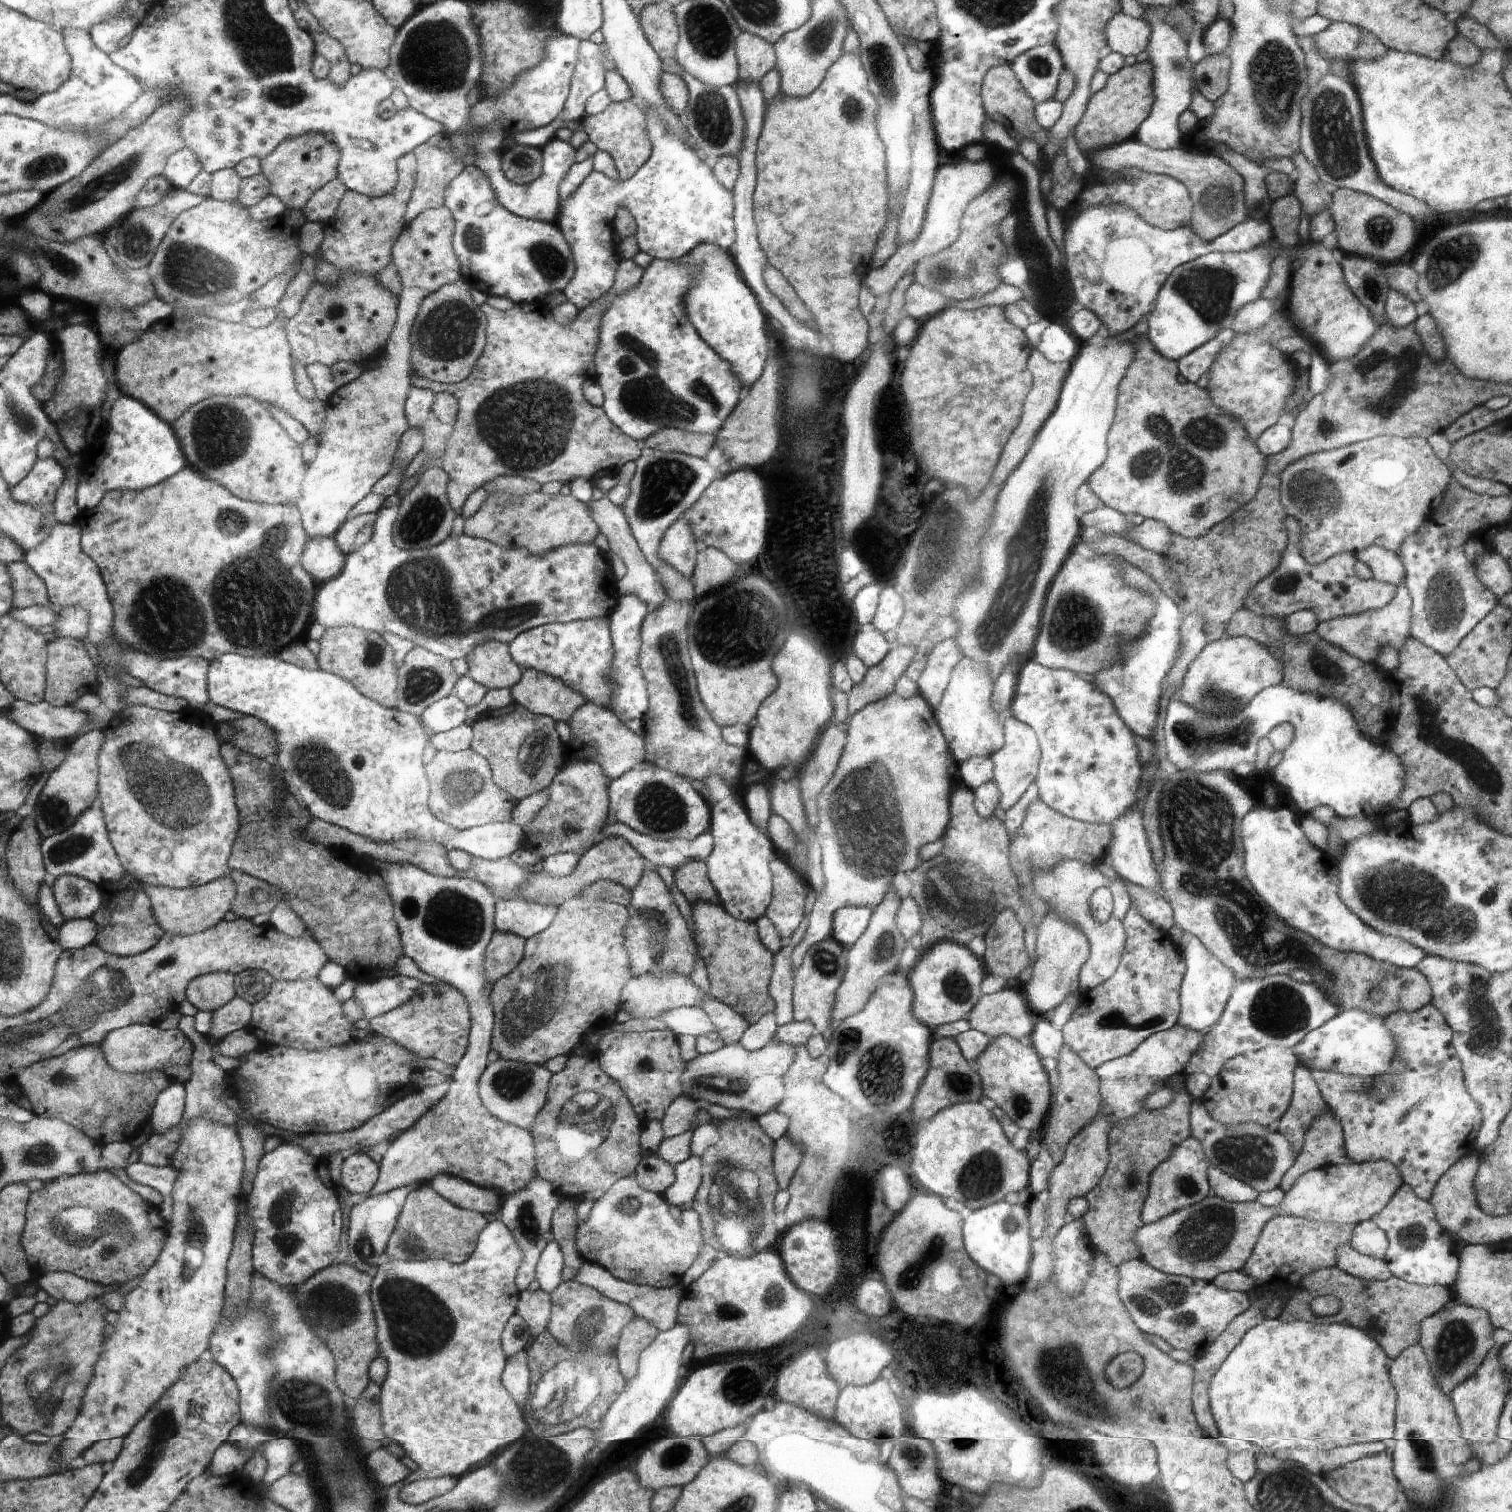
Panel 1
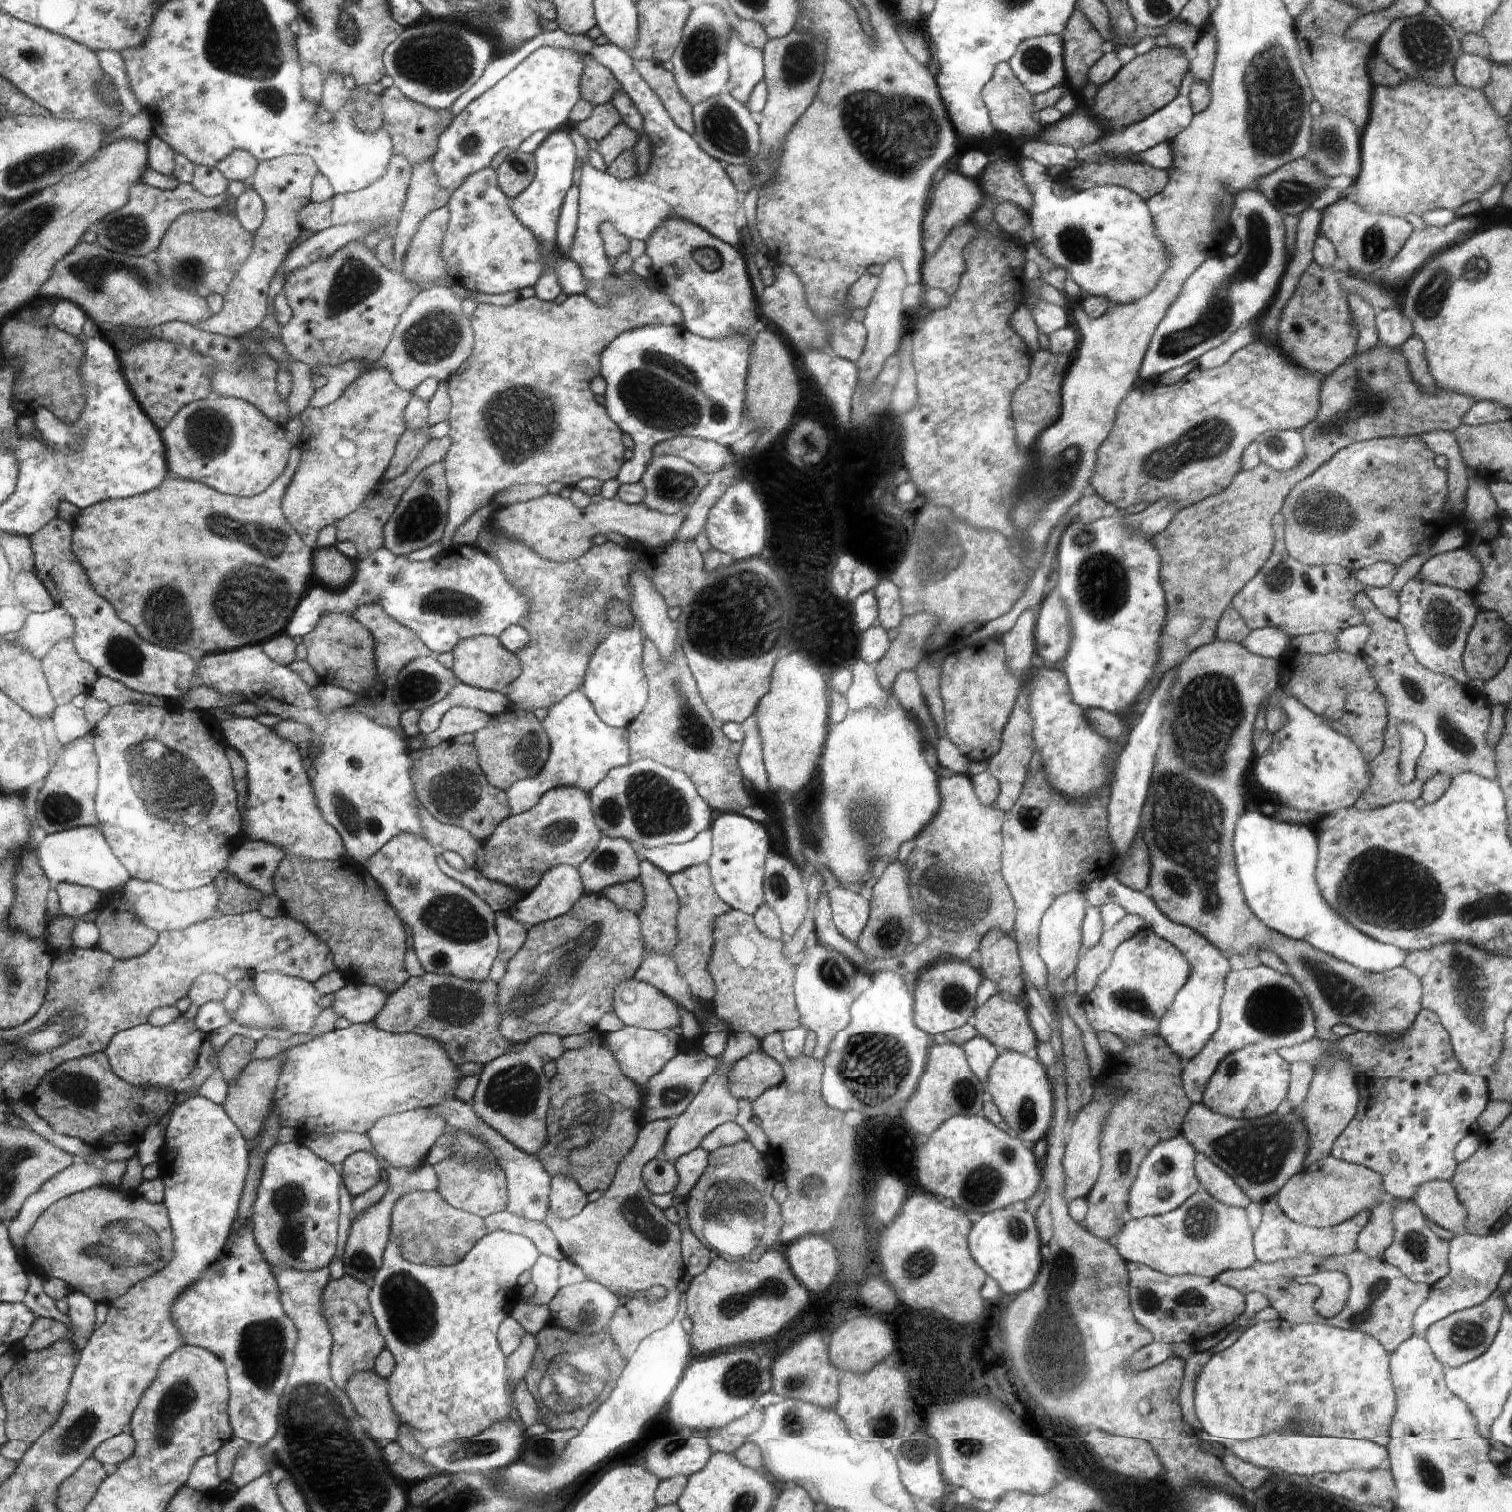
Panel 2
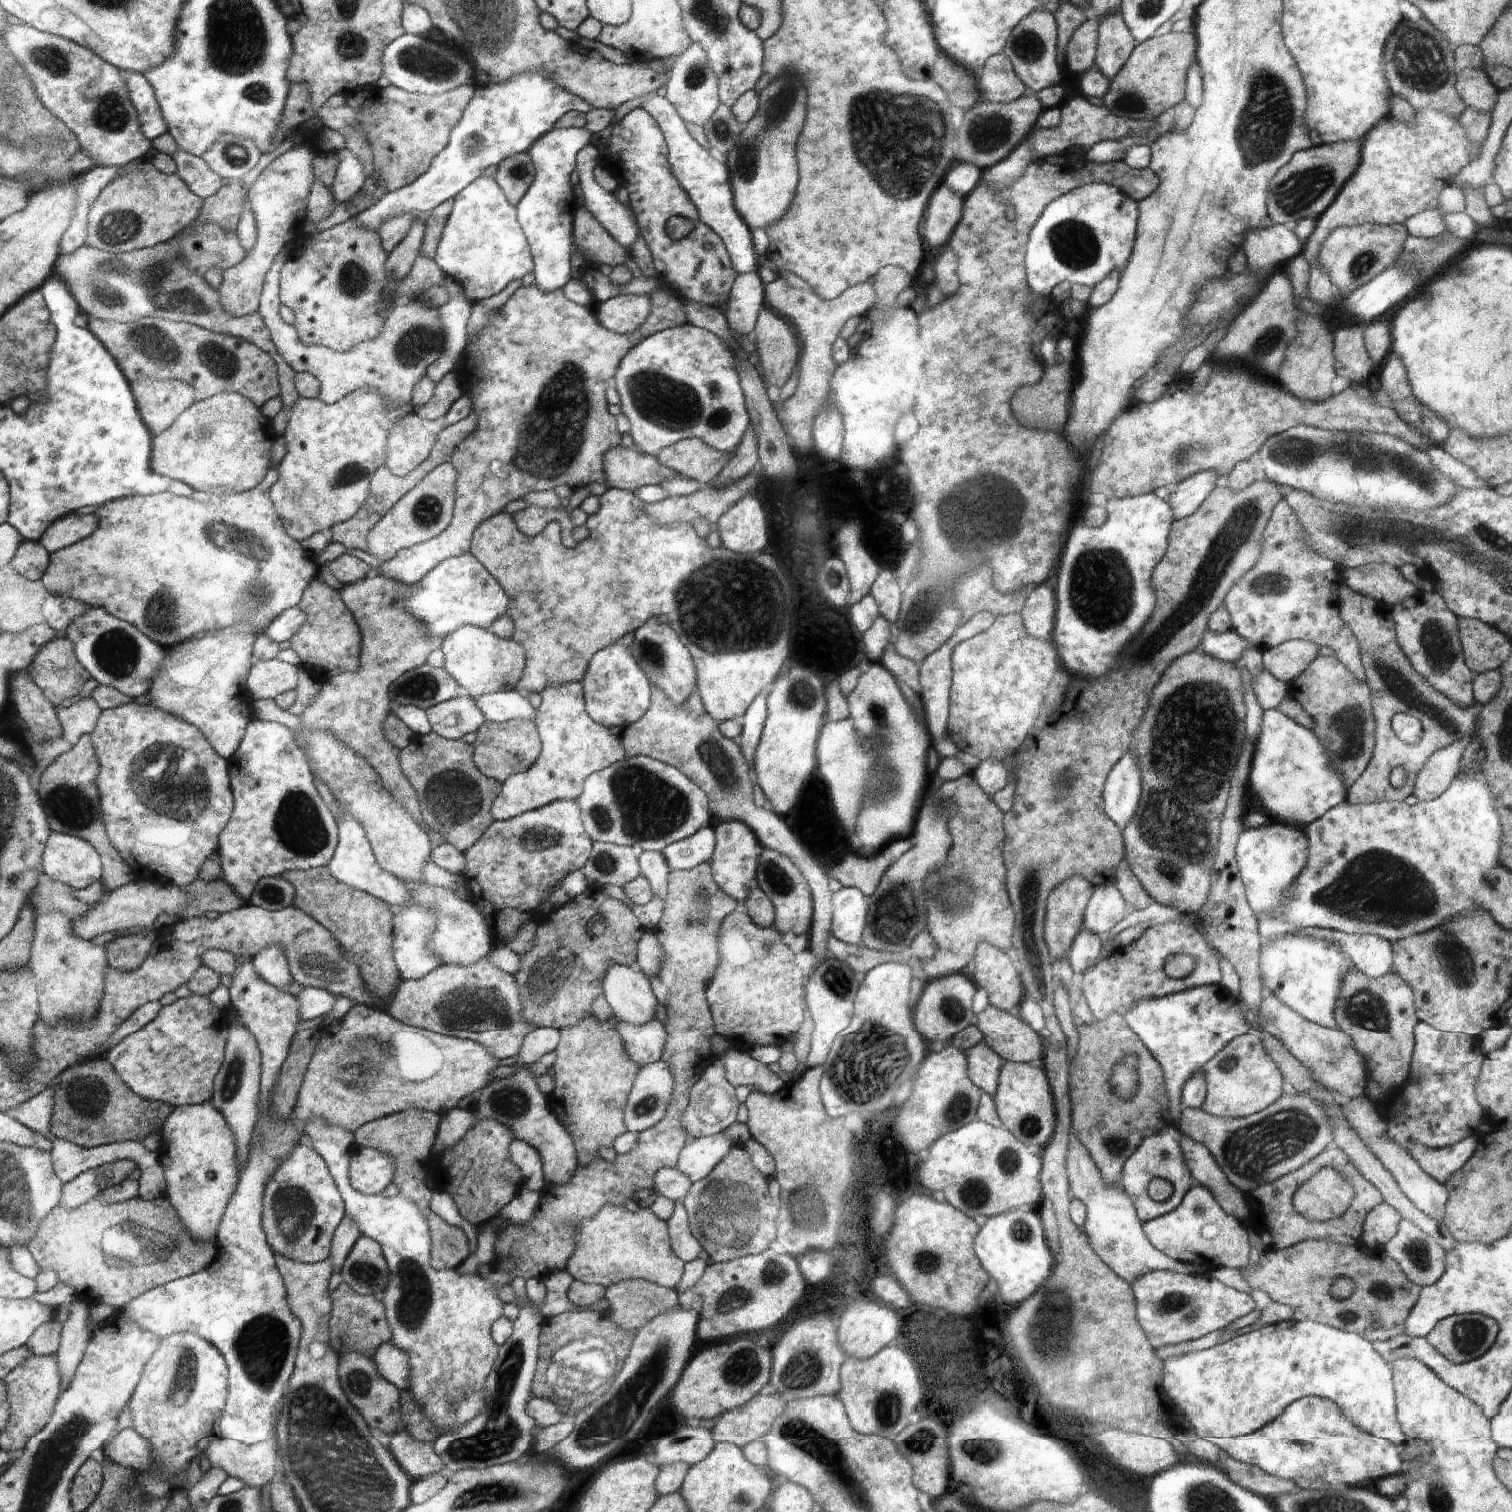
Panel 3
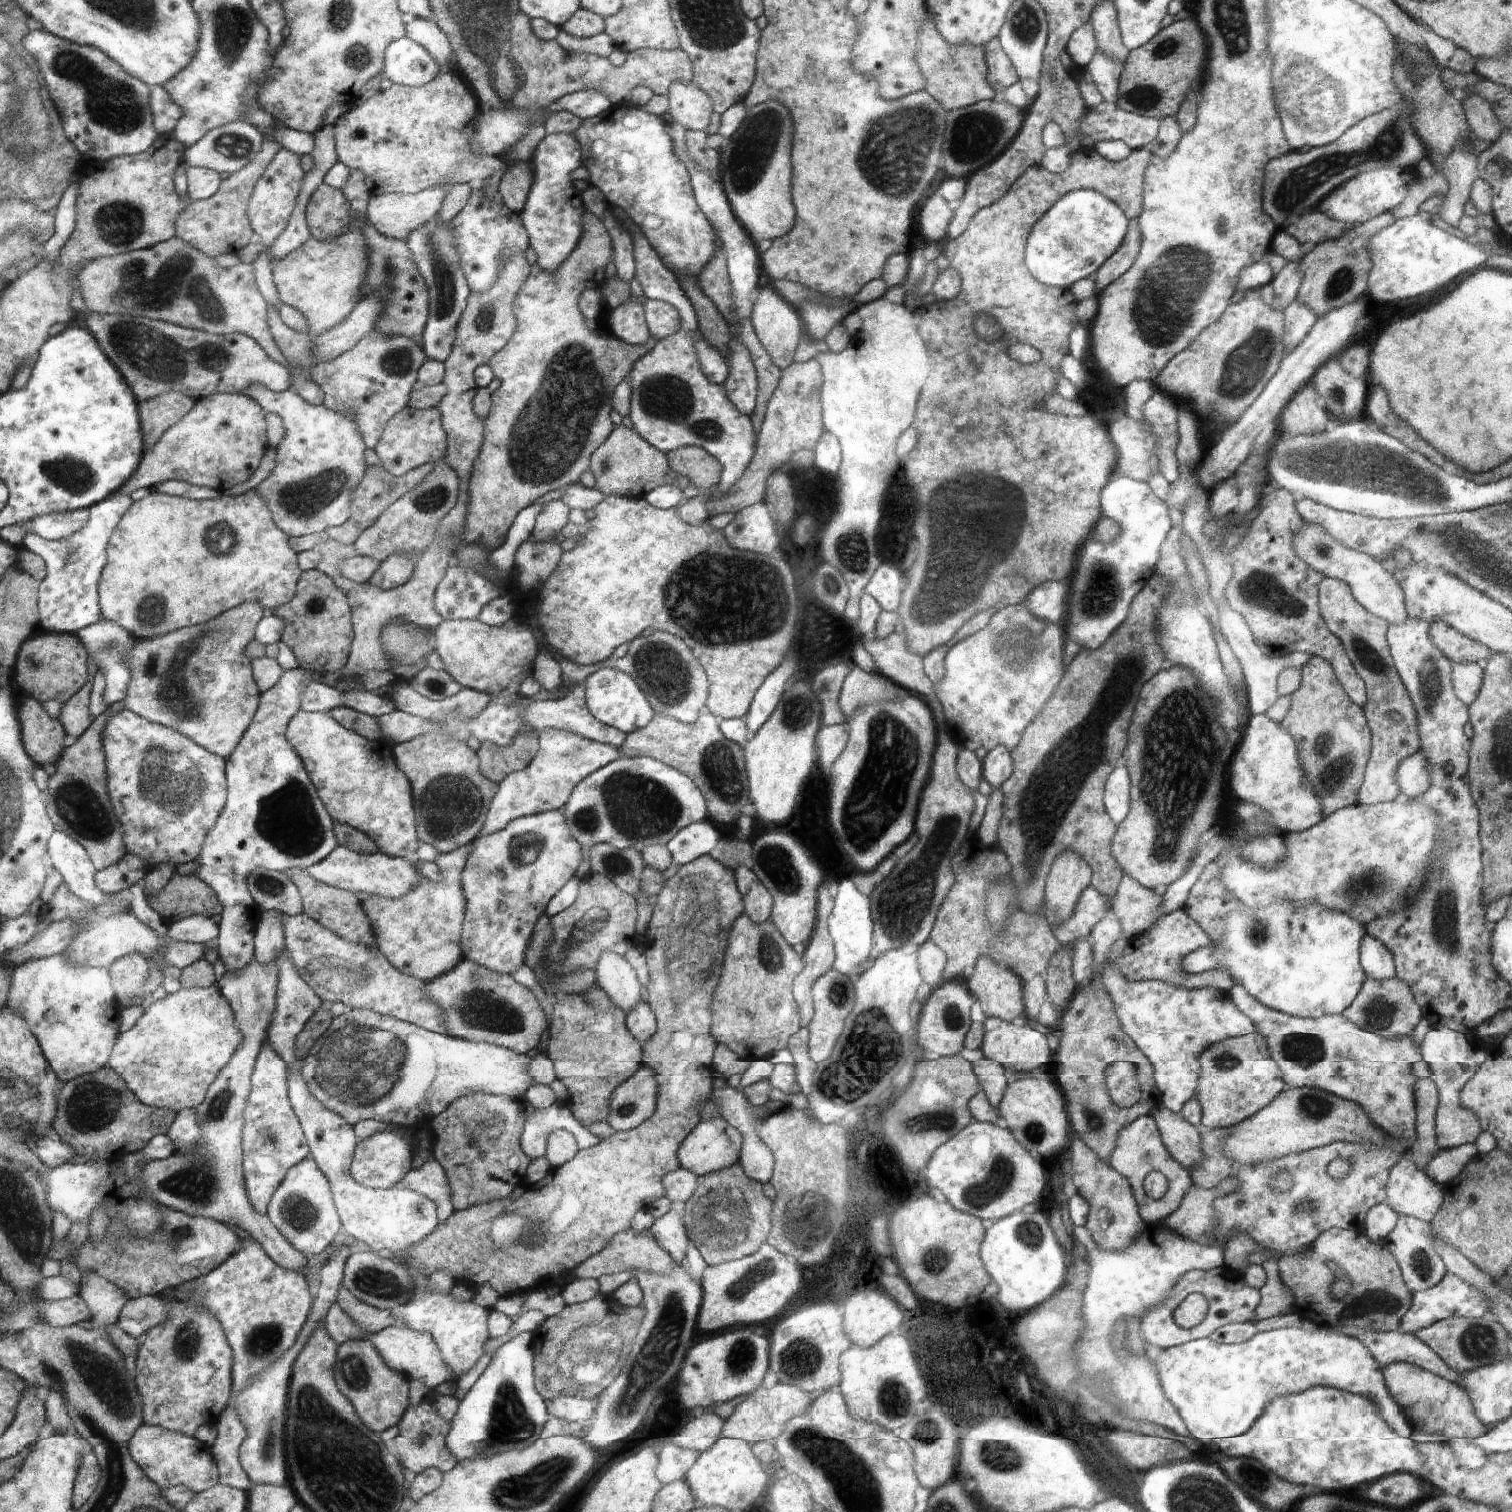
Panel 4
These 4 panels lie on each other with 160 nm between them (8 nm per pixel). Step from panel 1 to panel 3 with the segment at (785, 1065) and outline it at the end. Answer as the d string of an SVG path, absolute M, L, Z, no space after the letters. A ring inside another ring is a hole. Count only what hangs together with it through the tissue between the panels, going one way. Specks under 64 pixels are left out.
M731 1048L720 1059L724 1062L726 1079L734 1088L747 1086L751 1091L776 1094L785 1084L785 1078L770 1071L770 1067L757 1061L746 1050ZM662 1060L640 1067L634 1088L629 1098L629 1106L625 1108L625 1124L632 1132L642 1132L656 1123L660 1123L667 1114L667 1109L674 1096L675 1078L671 1066Z

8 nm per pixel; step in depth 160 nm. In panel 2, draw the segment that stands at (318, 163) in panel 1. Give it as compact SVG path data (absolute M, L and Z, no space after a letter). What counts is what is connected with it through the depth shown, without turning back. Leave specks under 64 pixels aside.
M282 155L258 163L250 184L262 198L265 211L264 220L255 234L253 254L238 270L229 290L225 292L222 310L209 319L201 320L201 323L193 324L194 326L207 333L230 338L239 338L261 326L268 306L270 280L288 254L292 242L300 236L298 212L312 202L312 184L318 172L320 169L317 163L308 155Z

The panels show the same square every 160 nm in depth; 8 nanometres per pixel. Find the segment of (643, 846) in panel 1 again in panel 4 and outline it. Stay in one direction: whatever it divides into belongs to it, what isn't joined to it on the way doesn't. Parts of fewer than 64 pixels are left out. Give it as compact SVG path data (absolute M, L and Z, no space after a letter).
M711 821L692 823L678 833L668 844L665 844L672 853L676 864L686 863L712 854L720 844L722 836Z

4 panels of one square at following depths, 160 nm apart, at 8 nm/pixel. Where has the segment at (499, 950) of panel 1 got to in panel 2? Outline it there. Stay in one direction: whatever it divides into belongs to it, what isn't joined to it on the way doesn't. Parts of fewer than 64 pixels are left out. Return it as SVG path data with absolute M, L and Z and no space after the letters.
M498 911L497 931L500 937L500 960L508 962L524 946L528 930L504 911Z

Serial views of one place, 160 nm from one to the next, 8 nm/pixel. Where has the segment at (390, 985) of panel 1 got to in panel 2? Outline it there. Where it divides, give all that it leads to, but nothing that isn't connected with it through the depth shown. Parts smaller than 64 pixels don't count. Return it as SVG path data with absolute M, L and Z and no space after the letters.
M347 983L336 993L332 1007L352 1023L370 1023L389 1002L392 993L380 985Z

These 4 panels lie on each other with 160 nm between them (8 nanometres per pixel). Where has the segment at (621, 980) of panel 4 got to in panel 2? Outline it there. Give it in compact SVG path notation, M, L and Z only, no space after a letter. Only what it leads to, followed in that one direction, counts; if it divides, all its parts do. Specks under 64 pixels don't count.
M628 979L615 989L618 1018L631 1027L671 1030L680 1026L680 1012L674 1001L650 983Z

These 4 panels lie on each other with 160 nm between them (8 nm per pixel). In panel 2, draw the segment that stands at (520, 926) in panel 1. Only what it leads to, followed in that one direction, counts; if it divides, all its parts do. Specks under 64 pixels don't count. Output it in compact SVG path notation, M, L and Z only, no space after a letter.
M559 864L549 868L544 878L540 880L524 898L509 908L509 916L527 930L540 923L562 916L584 894L579 869L572 865Z

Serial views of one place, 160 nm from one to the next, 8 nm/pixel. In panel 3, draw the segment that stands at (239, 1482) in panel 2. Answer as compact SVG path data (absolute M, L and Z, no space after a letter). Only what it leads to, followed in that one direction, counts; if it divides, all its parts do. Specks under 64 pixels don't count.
M218 1437L218 1440L208 1443L208 1448L203 1455L210 1457L210 1464L216 1468L224 1470L230 1477L244 1480L250 1487L264 1486L271 1482L274 1472L276 1472L276 1452L272 1448L274 1440L260 1441L252 1445L234 1440L234 1438Z

